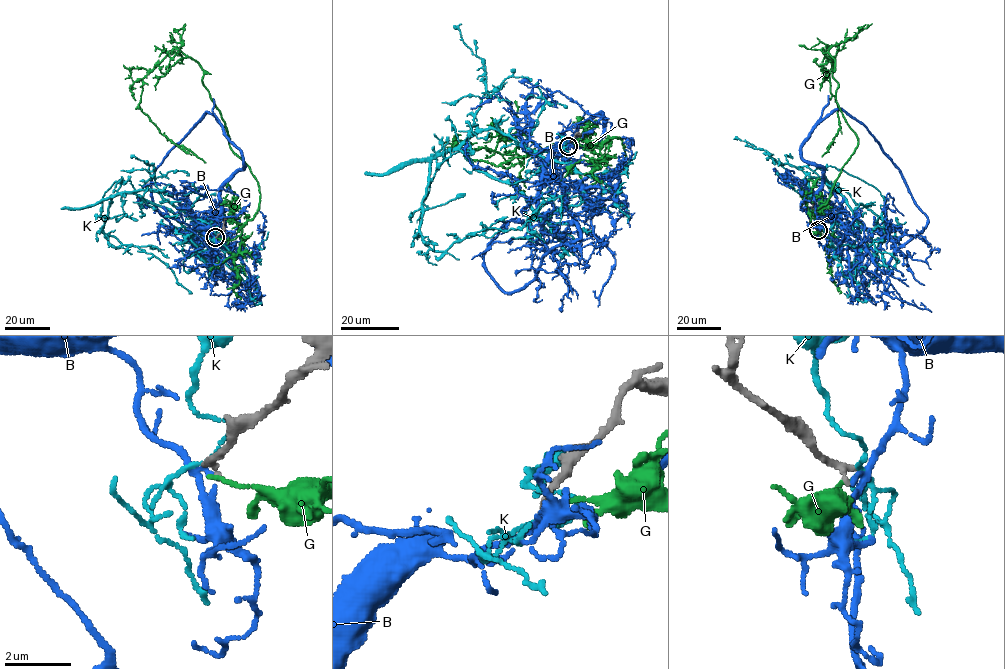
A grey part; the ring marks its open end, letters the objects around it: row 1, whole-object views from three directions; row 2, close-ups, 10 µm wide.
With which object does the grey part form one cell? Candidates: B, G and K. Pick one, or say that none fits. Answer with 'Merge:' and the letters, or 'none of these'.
Merge: none of these

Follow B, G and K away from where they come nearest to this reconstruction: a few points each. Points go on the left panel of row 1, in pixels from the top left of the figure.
B: (216, 237), (201, 228), (193, 234), (187, 232), (190, 238), (185, 236), (152, 200), (154, 171), (171, 148)
G: (216, 238), (253, 217), (258, 182), (203, 69), (174, 48), (138, 105), (205, 162)
K: (216, 237), (211, 225), (192, 219), (155, 191), (111, 197), (102, 226), (106, 235), (152, 253), (192, 293)

